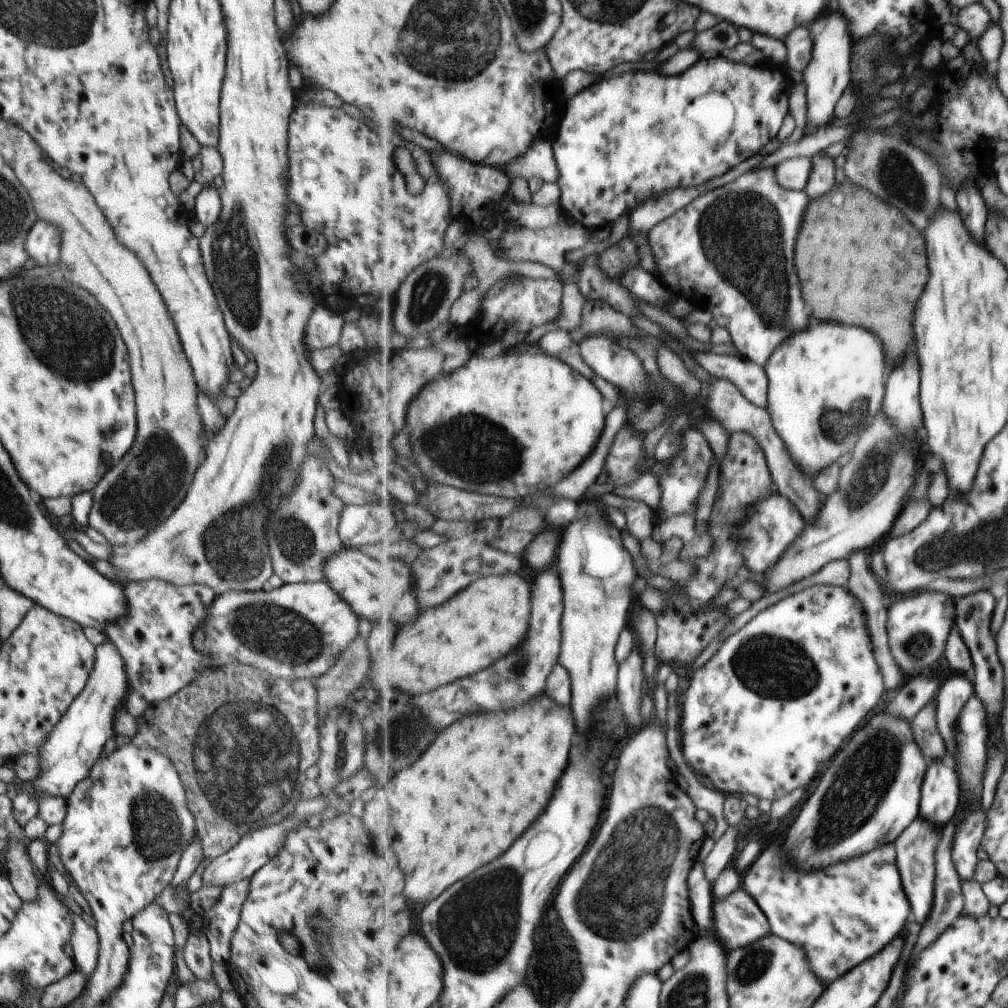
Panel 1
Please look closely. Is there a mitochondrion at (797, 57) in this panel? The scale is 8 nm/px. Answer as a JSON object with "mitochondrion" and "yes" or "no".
{"mitochondrion":"no"}

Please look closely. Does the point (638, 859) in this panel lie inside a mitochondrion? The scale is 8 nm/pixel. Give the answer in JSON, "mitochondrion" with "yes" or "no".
{"mitochondrion":"yes"}

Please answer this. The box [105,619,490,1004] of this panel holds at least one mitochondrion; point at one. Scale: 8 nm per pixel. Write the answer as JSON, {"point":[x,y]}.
{"point":[246,761]}

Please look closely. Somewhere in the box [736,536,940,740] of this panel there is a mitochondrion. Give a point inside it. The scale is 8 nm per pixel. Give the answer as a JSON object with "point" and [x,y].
{"point":[919,645]}

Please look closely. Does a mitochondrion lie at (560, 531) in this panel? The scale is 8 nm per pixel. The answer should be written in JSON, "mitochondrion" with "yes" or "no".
{"mitochondrion":"no"}

